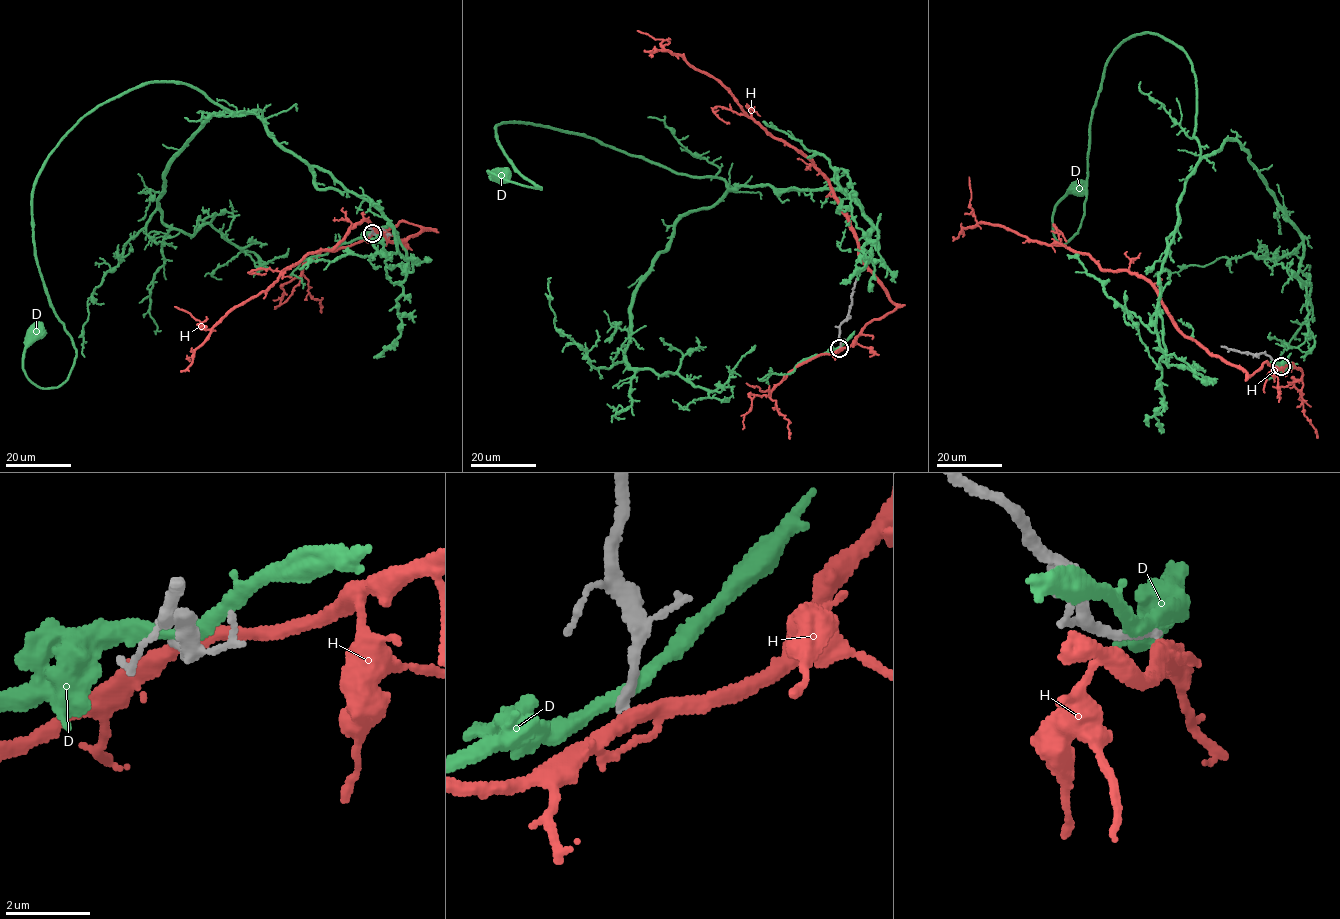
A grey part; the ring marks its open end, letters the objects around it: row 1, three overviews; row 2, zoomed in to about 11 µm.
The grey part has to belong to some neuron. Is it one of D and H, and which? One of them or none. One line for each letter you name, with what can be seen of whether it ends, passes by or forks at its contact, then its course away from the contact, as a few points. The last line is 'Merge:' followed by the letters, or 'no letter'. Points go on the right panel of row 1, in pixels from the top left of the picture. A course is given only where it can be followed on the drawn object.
Merge: no letter

